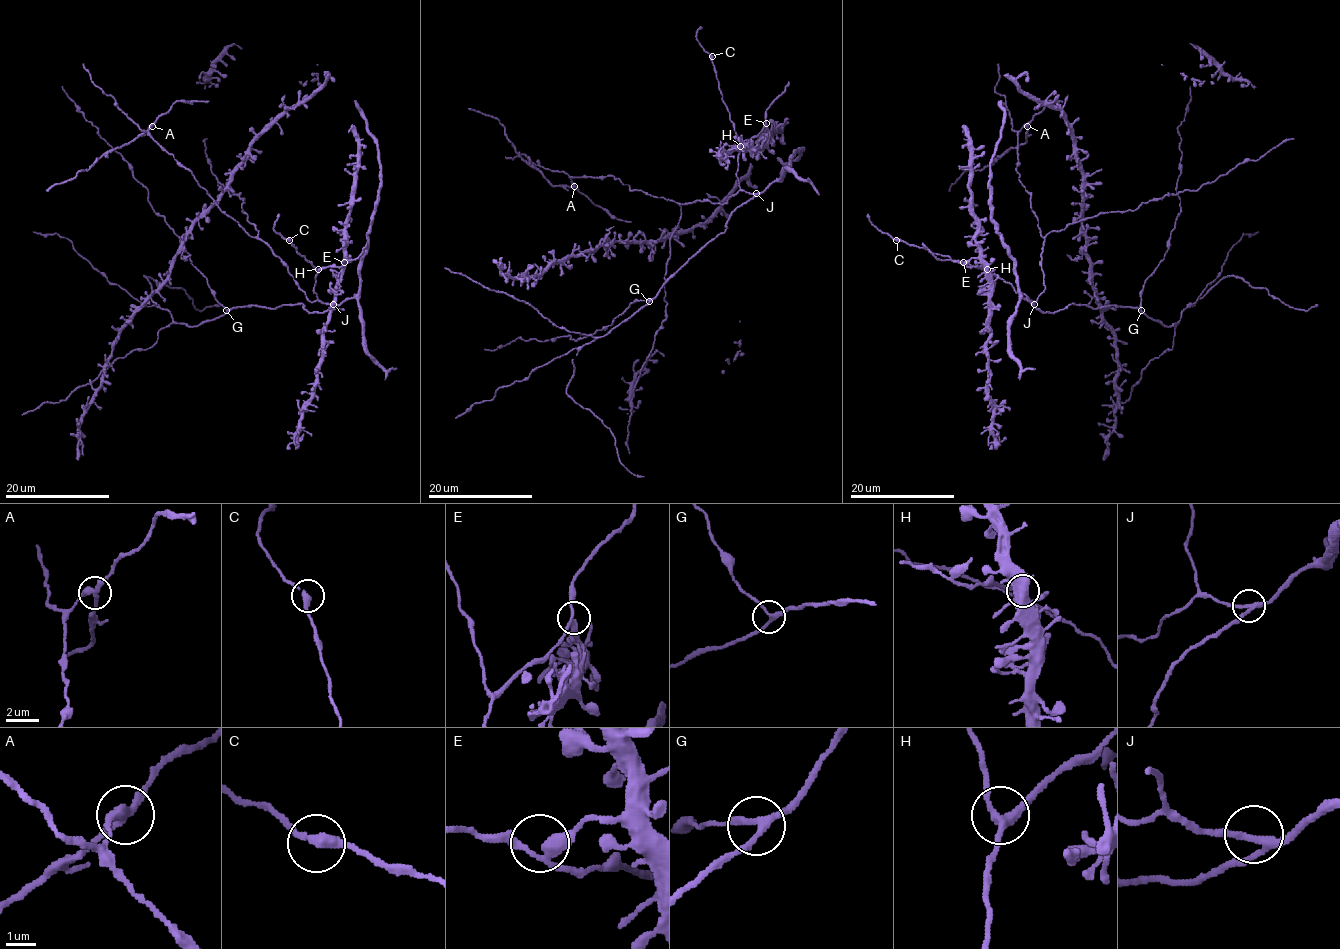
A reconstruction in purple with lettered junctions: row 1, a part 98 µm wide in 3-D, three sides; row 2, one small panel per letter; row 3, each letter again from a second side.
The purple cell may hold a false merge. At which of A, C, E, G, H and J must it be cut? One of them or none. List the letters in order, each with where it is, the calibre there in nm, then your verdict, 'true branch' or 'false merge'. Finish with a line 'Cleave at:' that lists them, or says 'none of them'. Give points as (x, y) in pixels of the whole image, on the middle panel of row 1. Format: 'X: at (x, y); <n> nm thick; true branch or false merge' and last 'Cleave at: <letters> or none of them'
A: at (574, 186); 320 nm thick; false merge
C: at (712, 56); 320 nm thick; true branch
E: at (766, 123); 260 nm thick; true branch
G: at (649, 301); 200 nm thick; true branch
H: at (740, 146); 280 nm thick; true branch
J: at (756, 193); 220 nm thick; true branch
Cleave at: A

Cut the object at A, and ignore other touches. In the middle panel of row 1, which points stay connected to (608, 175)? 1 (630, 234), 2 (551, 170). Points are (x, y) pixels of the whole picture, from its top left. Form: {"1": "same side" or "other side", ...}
{"1": "same side", "2": "same side"}

